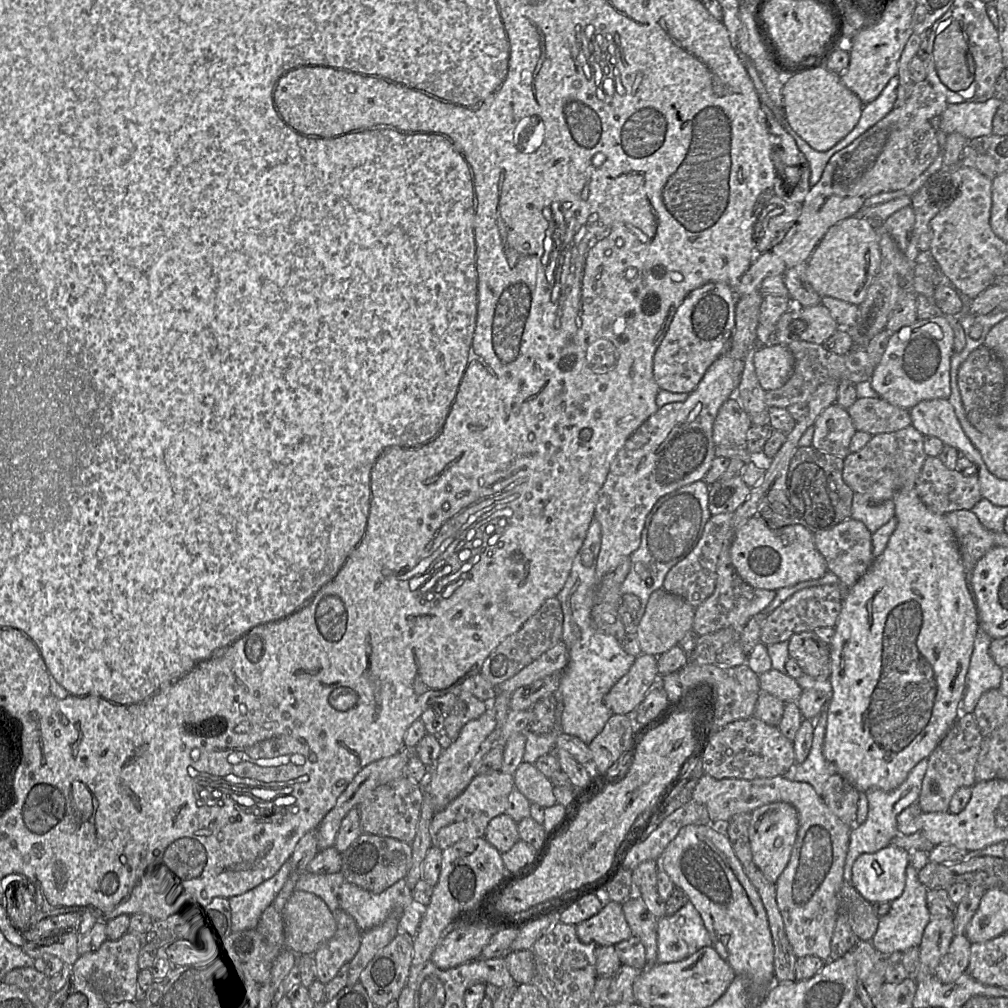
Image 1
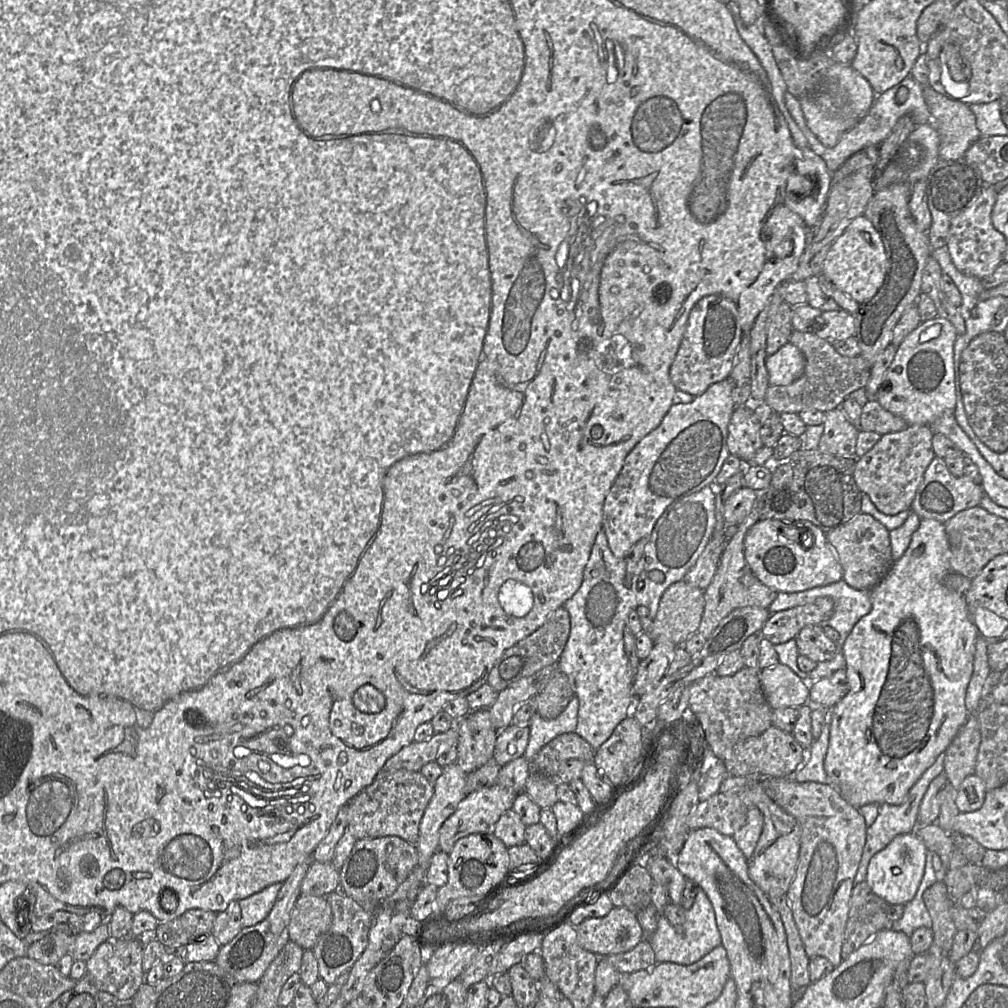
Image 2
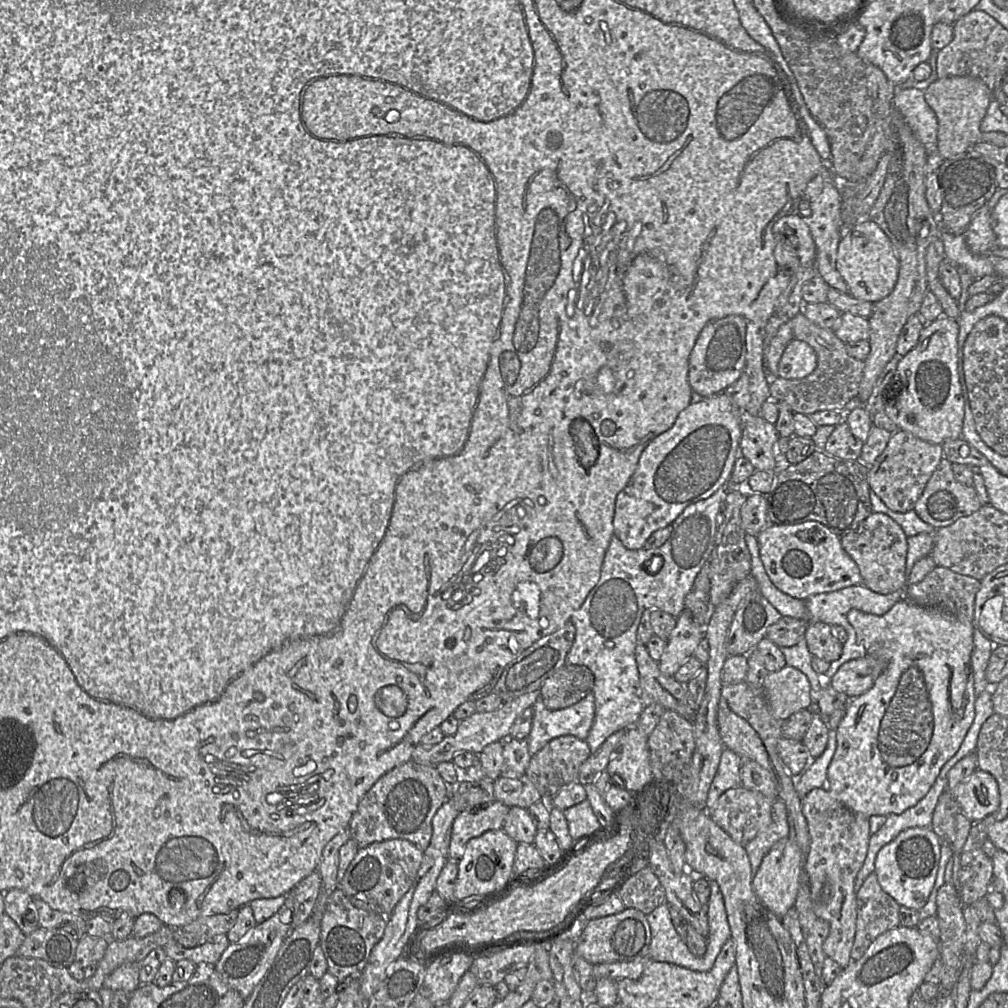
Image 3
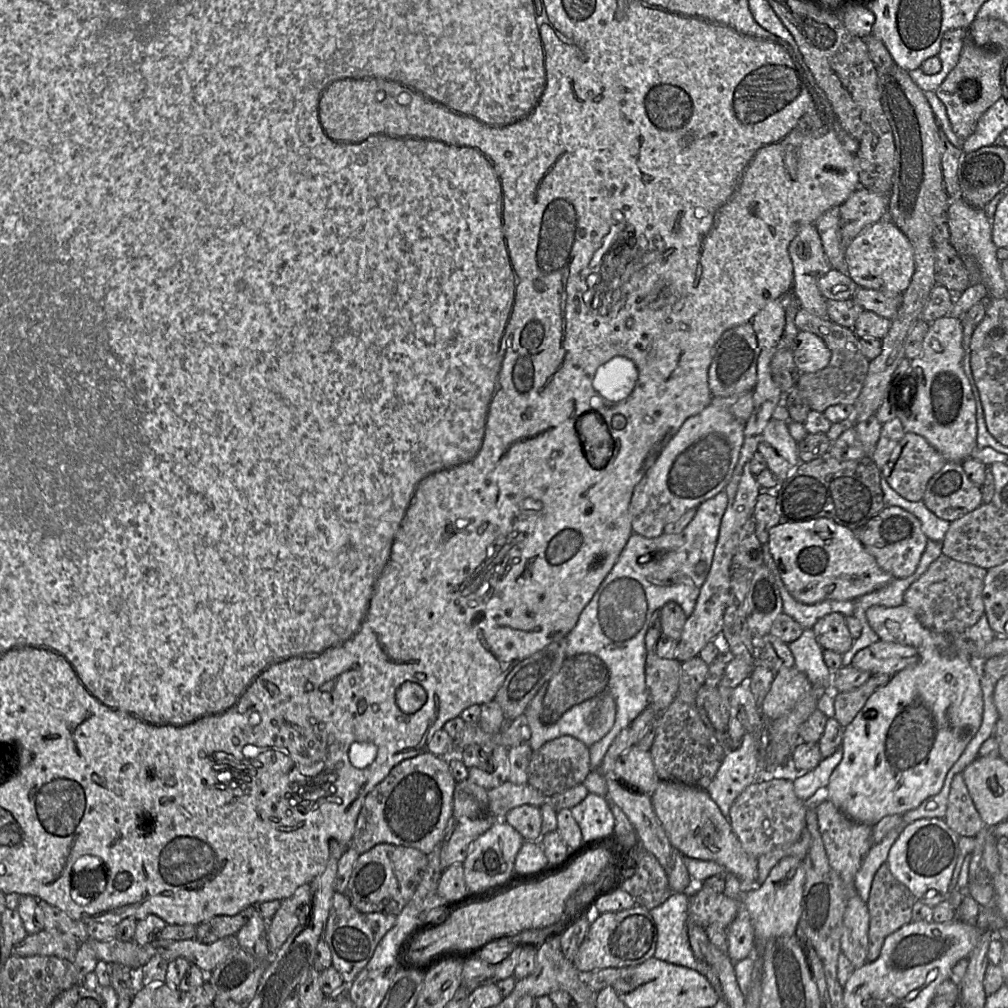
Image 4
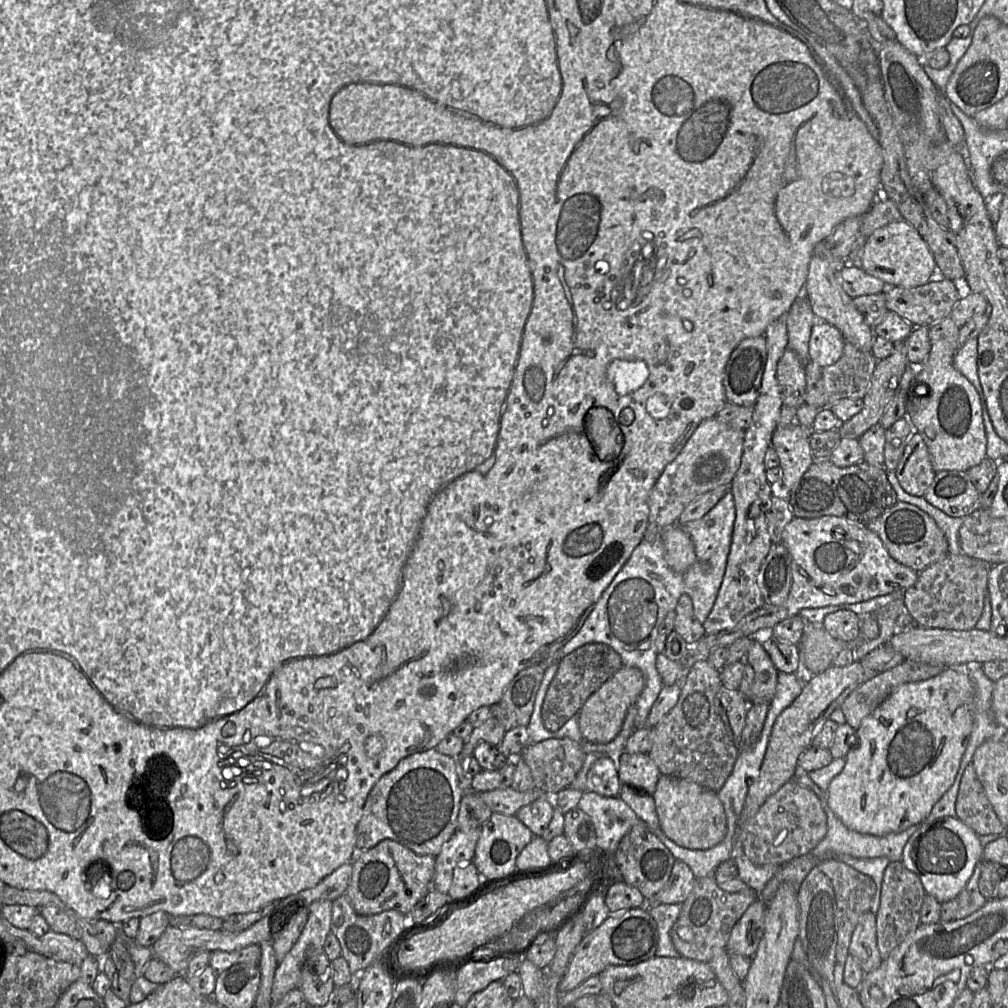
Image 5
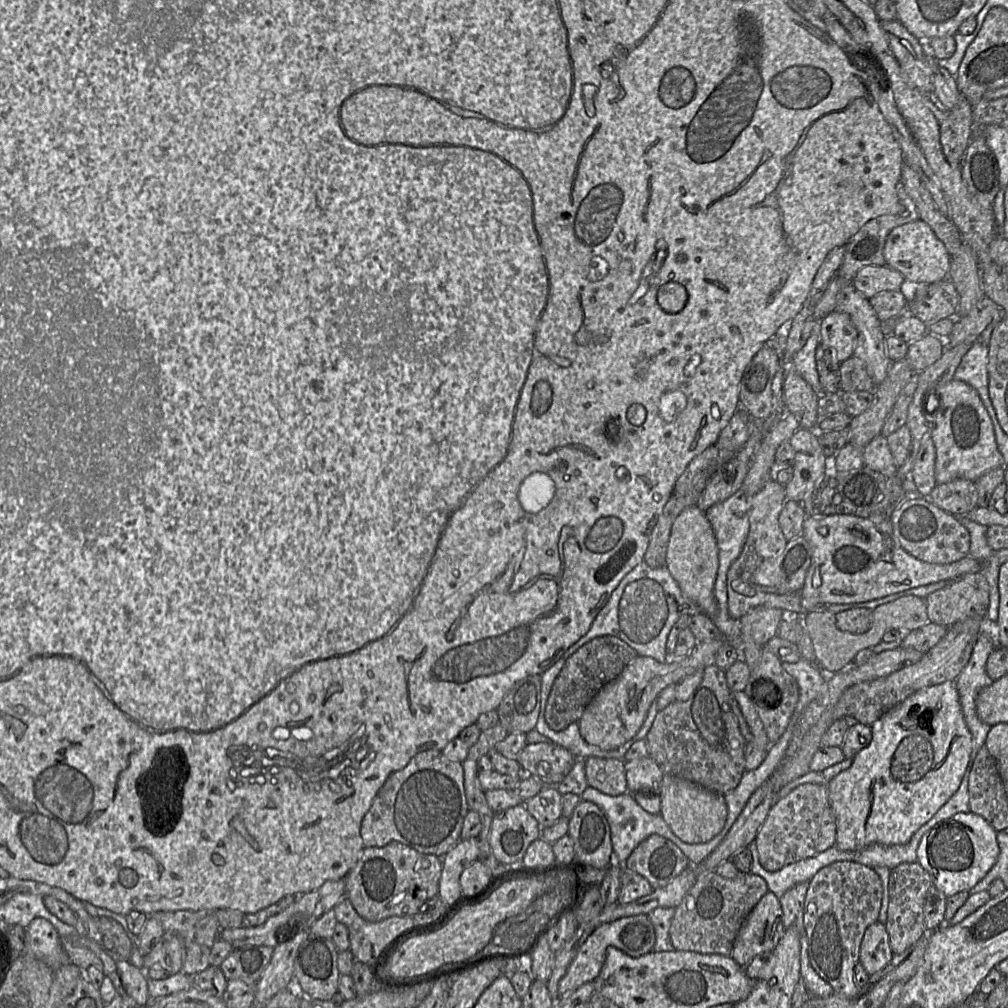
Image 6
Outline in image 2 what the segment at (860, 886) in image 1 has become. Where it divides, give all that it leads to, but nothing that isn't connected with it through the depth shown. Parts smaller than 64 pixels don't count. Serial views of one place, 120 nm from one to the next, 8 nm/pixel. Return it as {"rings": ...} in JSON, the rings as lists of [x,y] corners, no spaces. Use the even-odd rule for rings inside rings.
{"rings":[[[914,833],[897,836],[870,860],[865,882],[888,904],[906,904],[911,901],[923,878],[928,854],[923,841]]]}

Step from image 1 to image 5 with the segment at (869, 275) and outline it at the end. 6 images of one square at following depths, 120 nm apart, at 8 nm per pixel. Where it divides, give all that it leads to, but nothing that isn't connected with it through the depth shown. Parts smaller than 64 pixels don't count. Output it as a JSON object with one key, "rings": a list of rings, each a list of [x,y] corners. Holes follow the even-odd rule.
{"rings":[[[898,220],[876,229],[867,239],[859,266],[881,279],[888,287],[917,287],[937,276],[932,252],[919,232],[908,222]]]}

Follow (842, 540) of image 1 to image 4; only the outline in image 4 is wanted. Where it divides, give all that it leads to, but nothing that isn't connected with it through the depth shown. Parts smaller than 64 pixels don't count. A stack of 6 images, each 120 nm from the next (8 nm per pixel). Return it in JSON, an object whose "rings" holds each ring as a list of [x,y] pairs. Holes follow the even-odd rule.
{"rings":[[[887,506],[865,525],[853,531],[864,548],[875,557],[880,568],[894,579],[903,579],[915,572],[928,542],[920,520],[897,506]]]}

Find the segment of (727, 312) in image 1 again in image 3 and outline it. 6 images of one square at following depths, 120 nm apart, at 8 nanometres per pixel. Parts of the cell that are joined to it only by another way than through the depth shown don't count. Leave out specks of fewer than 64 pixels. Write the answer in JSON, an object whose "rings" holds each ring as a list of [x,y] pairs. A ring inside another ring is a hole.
{"rings":[[[730,315],[708,322],[689,356],[688,381],[692,391],[703,398],[725,391],[745,371],[746,354],[746,320],[742,315]]]}

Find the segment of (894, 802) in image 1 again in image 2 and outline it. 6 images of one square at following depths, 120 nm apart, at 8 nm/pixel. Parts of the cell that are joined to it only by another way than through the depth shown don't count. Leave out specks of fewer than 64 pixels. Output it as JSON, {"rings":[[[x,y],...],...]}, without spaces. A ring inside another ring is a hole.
{"rings":[[[943,755],[939,756],[936,761],[921,775],[918,781],[911,787],[907,796],[901,804],[891,805],[883,803],[878,805],[878,816],[874,823],[867,827],[863,854],[854,879],[855,885],[865,882],[869,862],[876,853],[887,847],[887,845],[891,843],[897,836],[915,832],[917,828],[917,817],[921,800],[931,781],[942,772]]]}

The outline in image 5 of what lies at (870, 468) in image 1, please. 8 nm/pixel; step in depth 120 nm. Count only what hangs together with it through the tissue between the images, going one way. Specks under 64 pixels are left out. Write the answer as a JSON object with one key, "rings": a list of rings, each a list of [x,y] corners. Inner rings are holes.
{"rings":[[[914,431],[910,436],[894,472],[901,487],[908,494],[924,497],[936,472],[928,448],[918,432]]]}

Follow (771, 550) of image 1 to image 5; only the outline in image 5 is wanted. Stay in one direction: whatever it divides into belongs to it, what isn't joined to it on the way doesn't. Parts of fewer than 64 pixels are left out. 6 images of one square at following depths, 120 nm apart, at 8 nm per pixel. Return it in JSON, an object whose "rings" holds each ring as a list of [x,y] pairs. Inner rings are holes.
{"rings":[[[837,516],[805,519],[793,518],[785,527],[781,543],[792,556],[792,585],[781,605],[764,605],[746,615],[734,626],[713,635],[705,635],[691,643],[683,659],[678,660],[687,671],[698,661],[707,660],[717,647],[728,647],[737,639],[752,636],[763,628],[773,628],[802,609],[854,604],[896,591],[906,591],[920,572],[891,557],[880,537],[862,525]]]}

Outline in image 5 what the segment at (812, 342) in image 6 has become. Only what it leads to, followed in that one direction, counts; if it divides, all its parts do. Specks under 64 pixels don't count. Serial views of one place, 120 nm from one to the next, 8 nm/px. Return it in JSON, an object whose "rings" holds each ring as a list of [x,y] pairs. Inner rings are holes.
{"rings":[[[800,293],[784,316],[788,331],[788,348],[794,351],[803,363],[810,361],[809,340],[812,328],[818,319],[814,315],[804,293]]]}

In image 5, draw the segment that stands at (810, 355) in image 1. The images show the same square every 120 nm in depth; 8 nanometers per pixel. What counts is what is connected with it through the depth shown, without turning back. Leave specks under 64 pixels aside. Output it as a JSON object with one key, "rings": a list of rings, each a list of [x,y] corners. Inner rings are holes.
{"rings":[[[845,341],[839,360],[830,366],[822,367],[828,406],[841,399],[863,399],[877,361],[871,352],[863,352]]]}

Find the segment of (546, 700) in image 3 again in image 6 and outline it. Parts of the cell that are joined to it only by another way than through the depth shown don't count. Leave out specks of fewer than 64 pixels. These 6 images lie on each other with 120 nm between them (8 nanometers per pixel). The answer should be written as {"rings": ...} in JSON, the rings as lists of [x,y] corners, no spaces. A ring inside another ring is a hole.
{"rings":[[[611,635],[595,637],[590,642],[580,647],[567,659],[552,685],[545,707],[545,721],[547,725],[554,731],[562,731],[573,722],[578,722],[585,708],[589,705],[599,690],[615,679],[636,656],[639,655],[632,647],[621,639]]]}

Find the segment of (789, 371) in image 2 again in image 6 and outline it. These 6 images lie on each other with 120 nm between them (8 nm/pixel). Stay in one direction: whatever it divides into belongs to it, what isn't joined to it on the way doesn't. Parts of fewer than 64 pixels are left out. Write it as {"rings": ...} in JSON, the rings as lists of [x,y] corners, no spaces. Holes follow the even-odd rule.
{"rings":[[[834,311],[819,322],[821,345],[834,349],[840,362],[854,355],[857,330],[846,313]]]}

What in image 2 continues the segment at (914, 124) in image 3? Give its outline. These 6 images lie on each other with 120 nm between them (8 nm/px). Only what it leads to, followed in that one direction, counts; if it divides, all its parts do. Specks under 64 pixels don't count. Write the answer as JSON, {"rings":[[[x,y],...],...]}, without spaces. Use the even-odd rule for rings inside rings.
{"rings":[[[911,75],[882,94],[877,94],[867,115],[854,128],[844,133],[839,142],[831,148],[825,147],[808,128],[799,98],[787,91],[784,95],[784,101],[792,118],[807,139],[808,147],[825,161],[830,172],[835,172],[857,151],[870,145],[880,145],[891,134],[895,124],[903,116],[909,116],[915,125],[935,124],[923,96],[923,85]]]}

